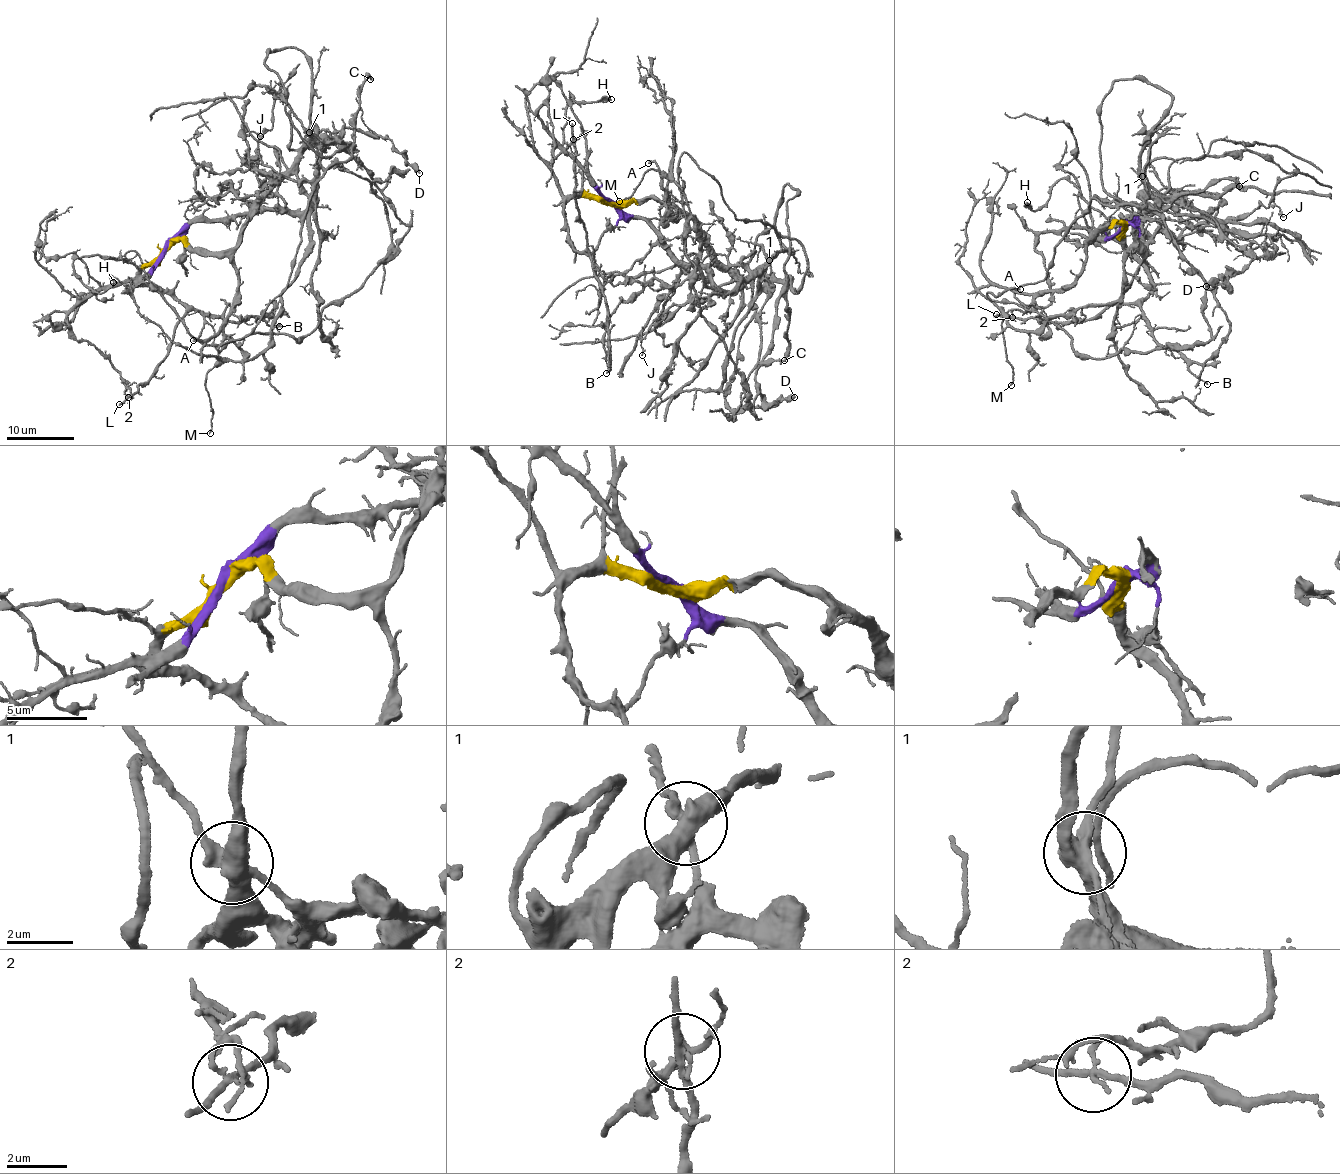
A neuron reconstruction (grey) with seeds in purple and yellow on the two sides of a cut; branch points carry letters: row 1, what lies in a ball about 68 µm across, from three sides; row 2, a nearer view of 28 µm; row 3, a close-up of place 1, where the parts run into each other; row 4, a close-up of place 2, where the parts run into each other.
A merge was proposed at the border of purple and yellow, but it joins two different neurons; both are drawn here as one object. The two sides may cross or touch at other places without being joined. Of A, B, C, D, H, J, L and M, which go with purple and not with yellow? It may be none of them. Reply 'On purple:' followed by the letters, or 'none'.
On purple: D, M

